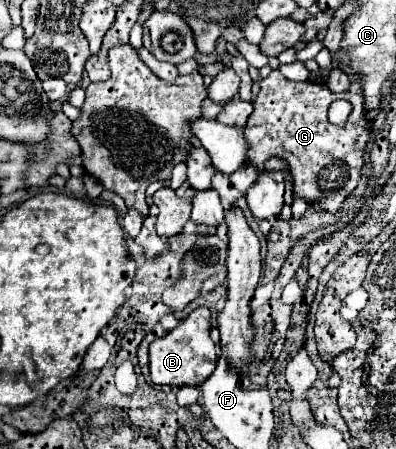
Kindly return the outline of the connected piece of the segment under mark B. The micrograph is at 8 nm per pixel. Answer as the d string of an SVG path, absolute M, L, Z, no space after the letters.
M194 309L176 329L150 343L150 377L154 385L200 387L216 369L216 345L210 339L210 311Z

